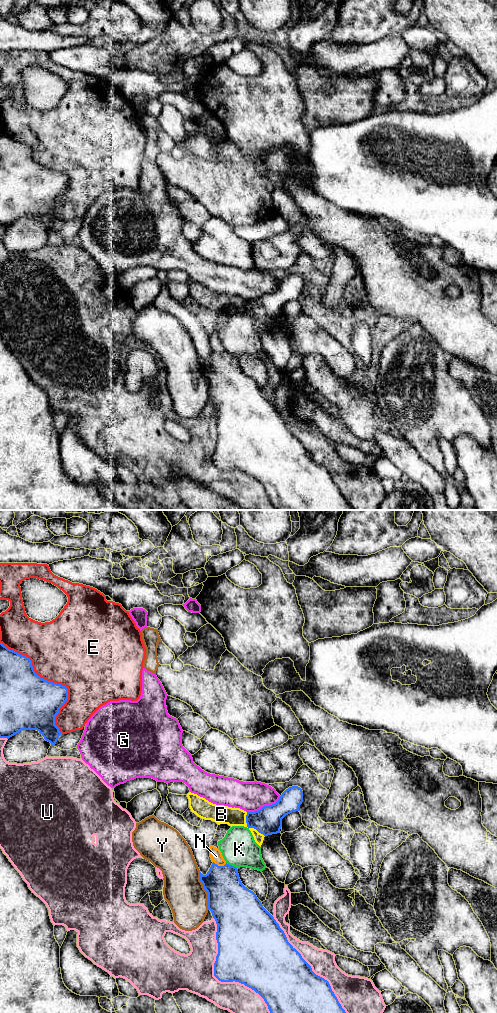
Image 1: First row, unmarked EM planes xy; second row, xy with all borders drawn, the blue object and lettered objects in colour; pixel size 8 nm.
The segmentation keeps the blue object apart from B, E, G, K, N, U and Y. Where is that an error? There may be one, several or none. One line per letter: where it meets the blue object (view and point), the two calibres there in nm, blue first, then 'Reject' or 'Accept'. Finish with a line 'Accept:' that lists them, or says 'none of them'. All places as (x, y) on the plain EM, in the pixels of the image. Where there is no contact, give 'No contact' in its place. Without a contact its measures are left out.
B: Touches blue at xy (249, 315). Thickness 220 nm (blue) against 150 nm. Reject
E: Touches blue at xy (52, 170). Thickness 440 nm (blue) against 500 nm. Reject
G: Touches blue at xy (264, 294). Thickness 220 nm (blue) against 240 nm. Reject
K: Touches blue at xy (231, 353). Thickness 300 nm (blue) against 280 nm. Reject
N: Touches blue at xy (220, 354). Thickness 320 nm (blue) against 100 nm. Reject
U: Touches blue at xy (221, 469). Thickness 380 nm (blue) against 320 nm. Reject
Y: Touches blue at xy (206, 378). Thickness 360 nm (blue) against 320 nm. Reject
Accept: none of them

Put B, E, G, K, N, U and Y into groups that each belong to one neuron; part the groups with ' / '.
B / E / G / K / N / U / Y

